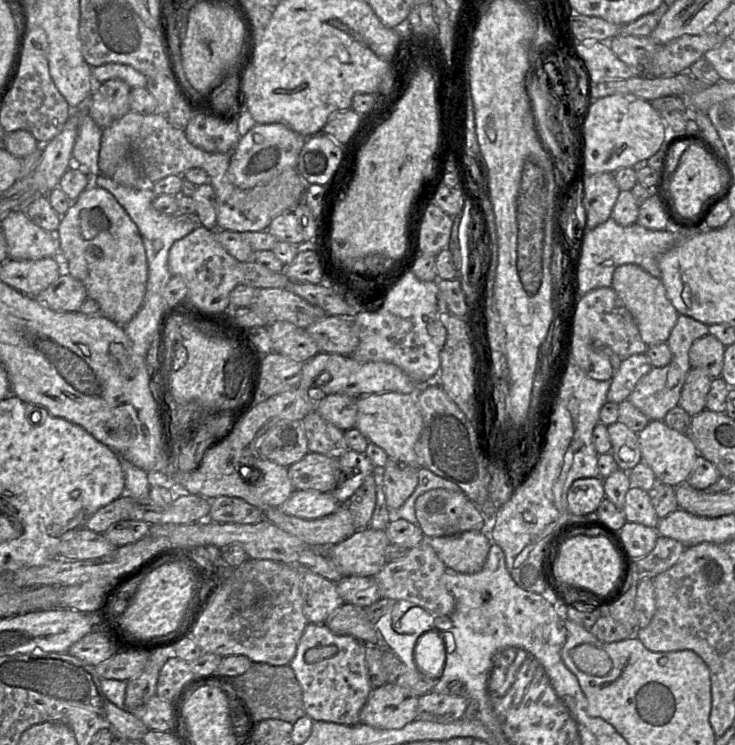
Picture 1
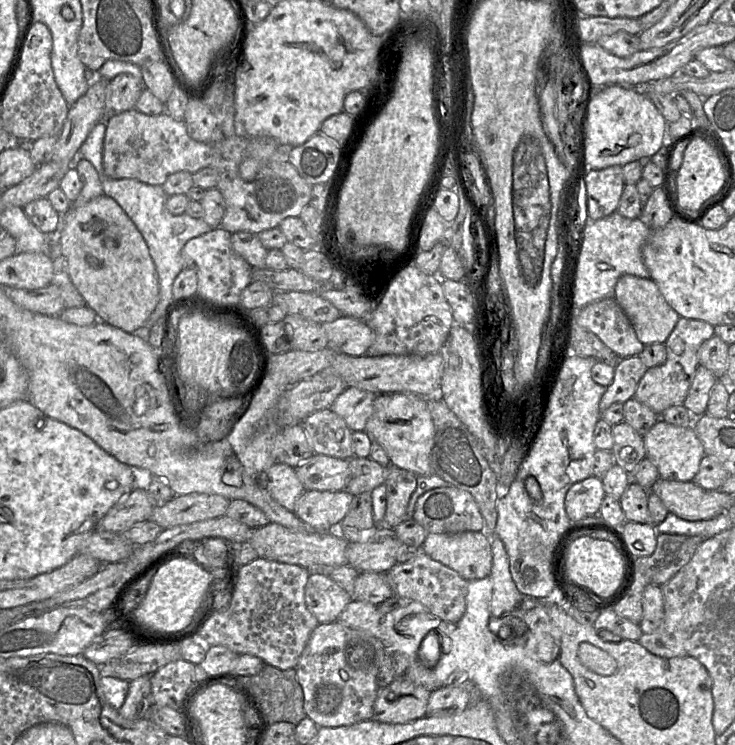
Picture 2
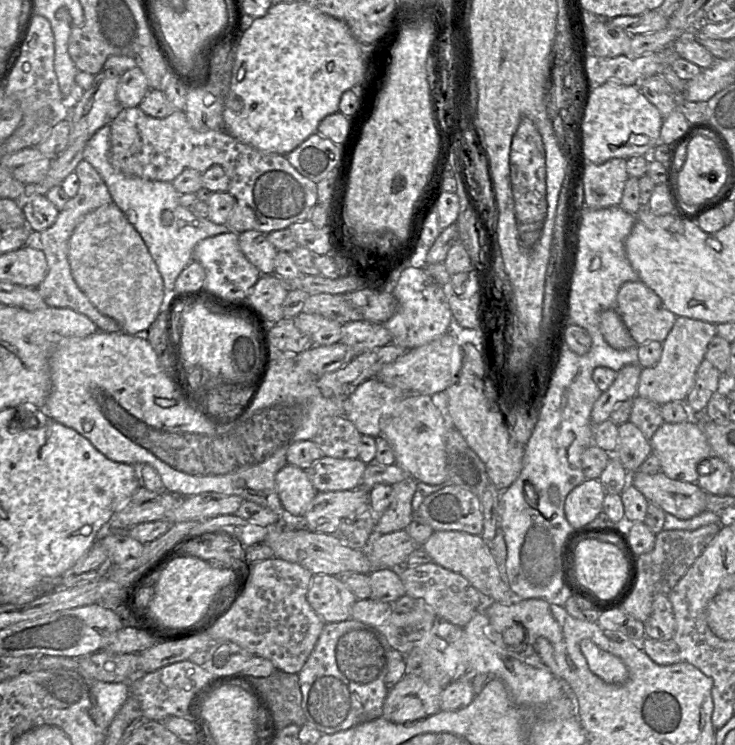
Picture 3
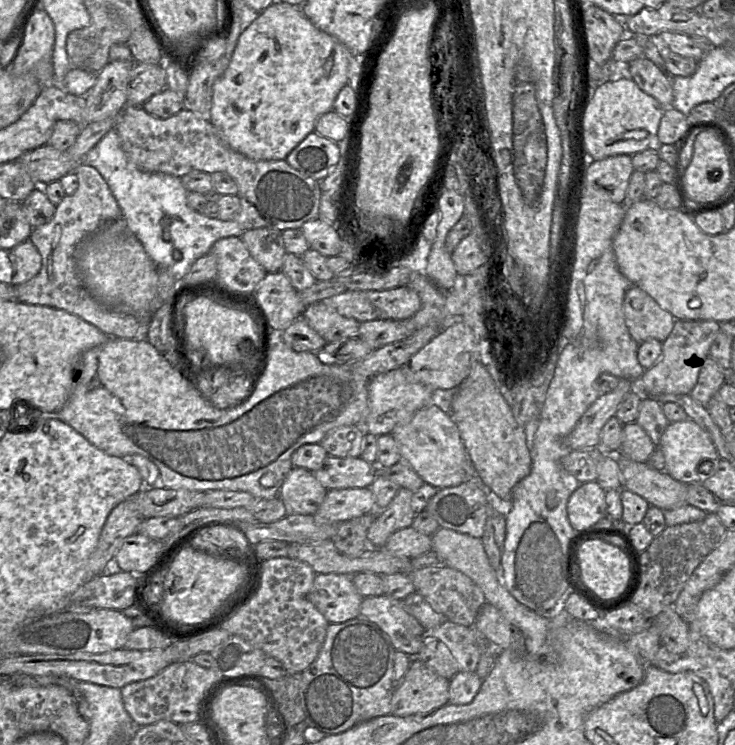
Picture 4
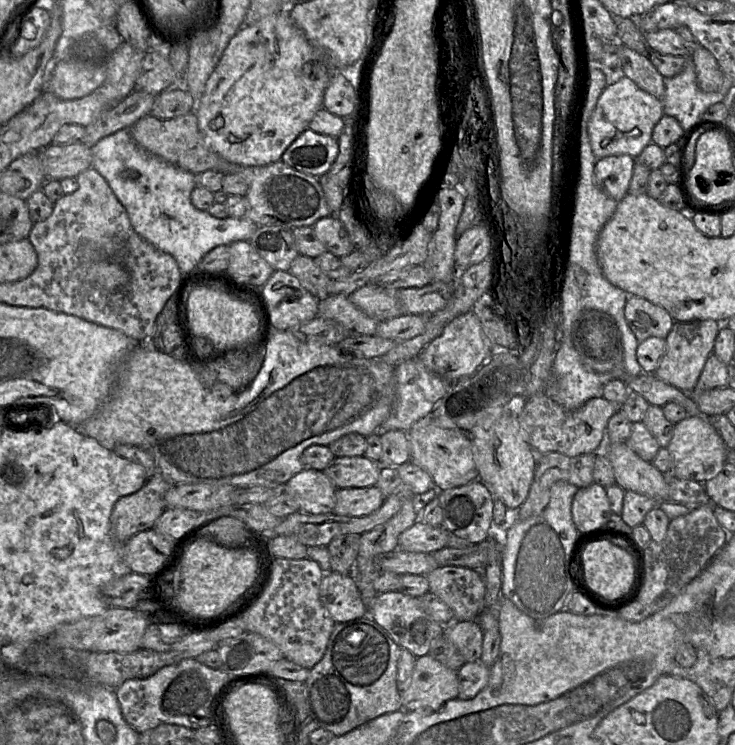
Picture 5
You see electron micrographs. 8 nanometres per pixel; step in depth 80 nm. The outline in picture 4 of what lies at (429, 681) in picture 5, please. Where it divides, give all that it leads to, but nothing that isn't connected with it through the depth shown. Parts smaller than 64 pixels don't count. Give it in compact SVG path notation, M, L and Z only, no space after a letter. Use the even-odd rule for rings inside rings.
M412 660L402 683L395 688L391 714L423 716L449 703L449 681L420 660Z

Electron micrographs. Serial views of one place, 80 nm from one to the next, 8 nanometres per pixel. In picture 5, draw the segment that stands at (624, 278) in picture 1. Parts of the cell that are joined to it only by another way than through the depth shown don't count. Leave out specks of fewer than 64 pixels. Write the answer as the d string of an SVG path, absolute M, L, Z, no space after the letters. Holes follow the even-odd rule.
M630 294L624 315L639 343L650 337L666 339L674 324L673 318L664 308Z

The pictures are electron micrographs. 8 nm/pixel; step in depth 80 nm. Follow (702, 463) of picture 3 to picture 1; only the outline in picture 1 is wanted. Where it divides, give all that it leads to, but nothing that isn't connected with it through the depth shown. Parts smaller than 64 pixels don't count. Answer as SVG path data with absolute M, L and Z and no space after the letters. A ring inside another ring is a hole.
M652 420L638 433L642 462L647 464L655 474L657 482L672 487L686 483L690 476L698 452L688 434L682 434L669 428L661 420Z

